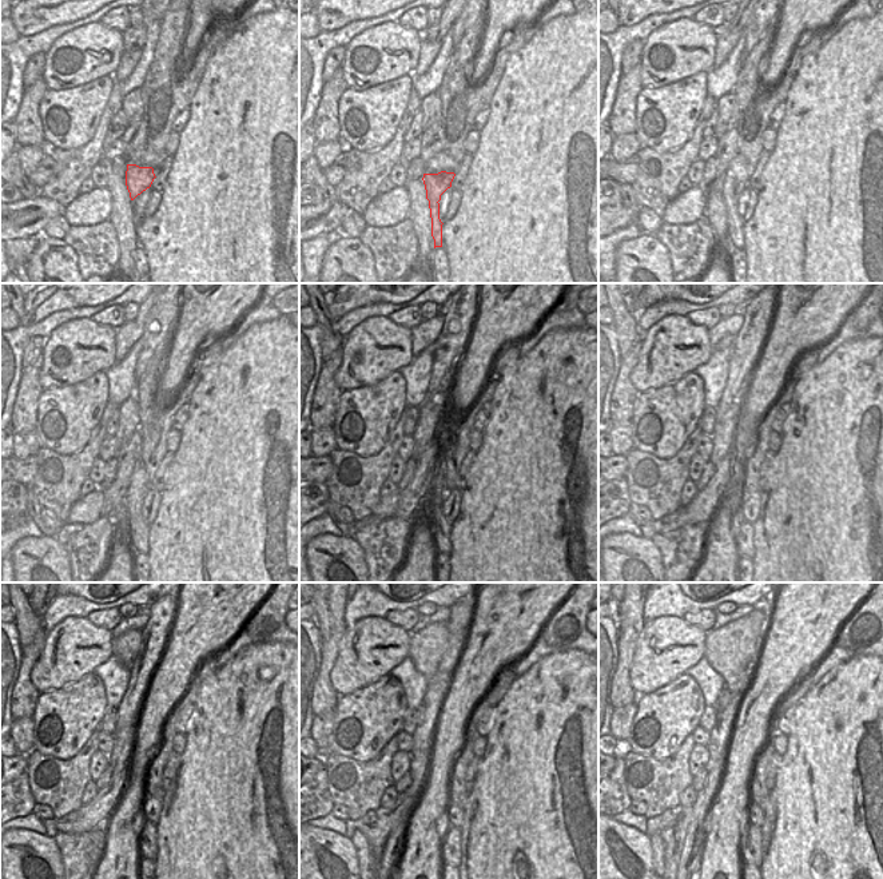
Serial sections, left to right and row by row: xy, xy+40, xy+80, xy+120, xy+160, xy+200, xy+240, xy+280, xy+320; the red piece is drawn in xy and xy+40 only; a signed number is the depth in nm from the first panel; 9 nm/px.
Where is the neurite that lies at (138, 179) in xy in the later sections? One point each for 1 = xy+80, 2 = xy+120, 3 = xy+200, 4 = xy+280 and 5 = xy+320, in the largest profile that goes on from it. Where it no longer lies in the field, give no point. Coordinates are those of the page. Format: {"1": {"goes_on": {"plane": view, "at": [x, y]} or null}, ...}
{"1": {"goes_on": {"plane": "xy+80", "at": [734, 183]}}, "2": {"goes_on": {"plane": "xy+120", "at": [138, 528]}}, "3": {"goes_on": {"plane": "xy+200", "at": [744, 532]}}, "4": {"goes_on": {"plane": "xy+280", "at": [450, 851]}}, "5": {"goes_on": {"plane": "xy+320", "at": [752, 850]}}}

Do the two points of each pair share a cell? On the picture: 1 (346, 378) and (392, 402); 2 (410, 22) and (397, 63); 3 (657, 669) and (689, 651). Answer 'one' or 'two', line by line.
1: two
2: two
3: one

